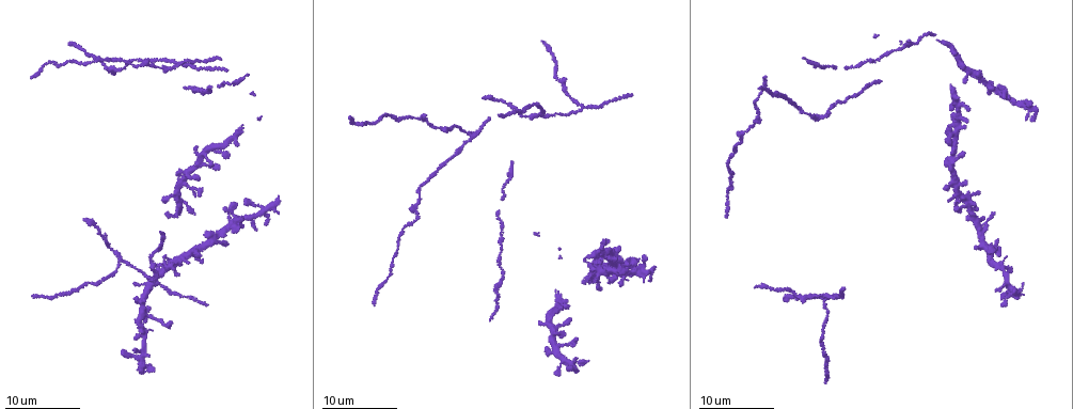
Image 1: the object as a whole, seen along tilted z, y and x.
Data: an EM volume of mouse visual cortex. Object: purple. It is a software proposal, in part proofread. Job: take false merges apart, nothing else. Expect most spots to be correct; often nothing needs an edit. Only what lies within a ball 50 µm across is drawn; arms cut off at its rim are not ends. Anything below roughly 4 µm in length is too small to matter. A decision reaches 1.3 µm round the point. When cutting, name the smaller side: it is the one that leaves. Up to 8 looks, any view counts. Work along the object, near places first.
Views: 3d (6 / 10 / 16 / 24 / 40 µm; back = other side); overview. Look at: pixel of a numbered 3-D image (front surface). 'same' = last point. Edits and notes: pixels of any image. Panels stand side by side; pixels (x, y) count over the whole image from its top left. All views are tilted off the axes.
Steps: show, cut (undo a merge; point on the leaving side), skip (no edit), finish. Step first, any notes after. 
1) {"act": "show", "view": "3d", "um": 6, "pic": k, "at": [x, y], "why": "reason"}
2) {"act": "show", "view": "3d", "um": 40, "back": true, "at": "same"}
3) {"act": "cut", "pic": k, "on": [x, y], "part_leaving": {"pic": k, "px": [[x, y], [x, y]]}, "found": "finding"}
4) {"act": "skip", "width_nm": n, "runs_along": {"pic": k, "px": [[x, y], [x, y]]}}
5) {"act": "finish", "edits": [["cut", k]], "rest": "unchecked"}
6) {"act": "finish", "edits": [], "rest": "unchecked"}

{"act": "show", "view": "3d", "um": 10, "pic": 1, "at": [576, 111], "why": "arms part here"}

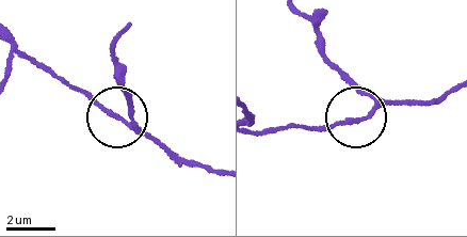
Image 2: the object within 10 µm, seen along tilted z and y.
{"act": "skip", "side_arm_um": 13, "found": "one neuron here"}

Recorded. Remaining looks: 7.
{"act": "show", "view": "3d", "um": 16, "pic": 1, "at": [119, 260], "why": "arms part here"}

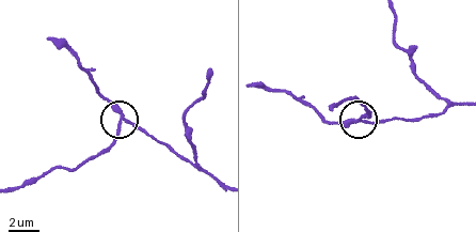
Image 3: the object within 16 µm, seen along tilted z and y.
{"act": "cut", "pic": 3, "on": [116, 138], "part_leaving": {"pic": 3, "px": [[122, 120], [113, 140], [96, 154], [17, 185]]}, "found": "a second neuron is stuck on"}

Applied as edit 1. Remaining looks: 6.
{"act": "show", "view": "overview"}

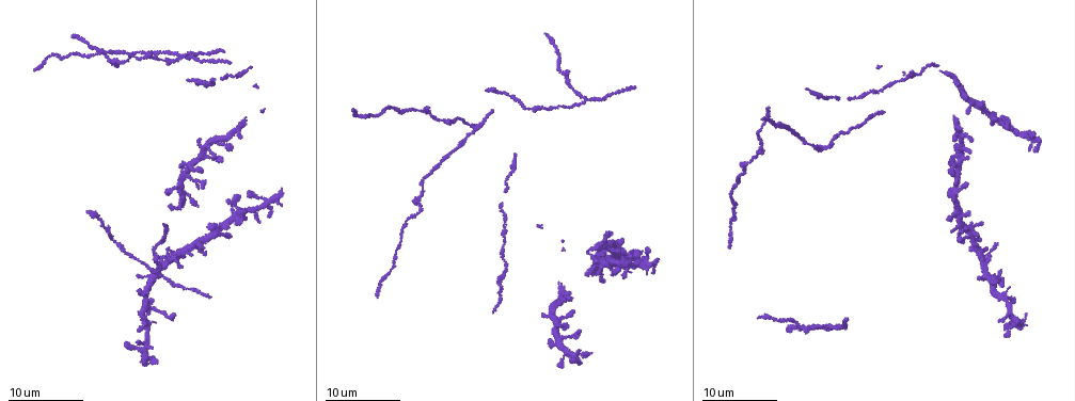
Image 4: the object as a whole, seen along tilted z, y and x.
{"act": "show", "view": "3d", "um": 10, "pic": 4, "at": [422, 210], "why": "calibre changes"}

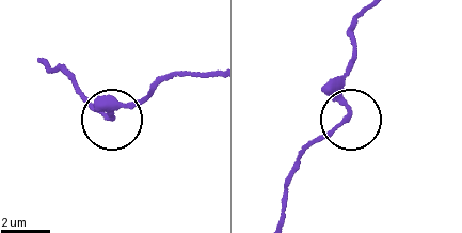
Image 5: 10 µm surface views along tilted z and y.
{"act": "show", "view": "3d", "um": 10, "back": true, "pic": 5, "at": [345, 116]}

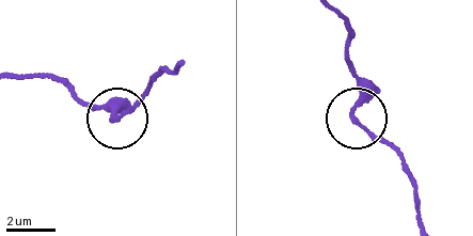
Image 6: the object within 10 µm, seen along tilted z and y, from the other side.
{"act": "skip", "runs_along": {"pic": 6, "px": [[344, 19], [356, 118], [406, 168]]}, "found": "one neuron here"}

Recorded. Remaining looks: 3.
{"act": "show", "view": "3d", "um": 10, "pic": 4, "at": [503, 232], "why": "narrows sharply"}

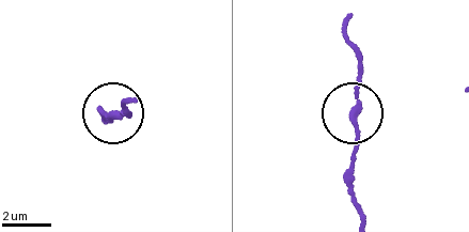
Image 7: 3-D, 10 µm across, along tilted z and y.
{"act": "skip", "found": "one neuron here"}

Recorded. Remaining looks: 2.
{"act": "finish", "edits": [["cut", 3]], "rest": "unchecked"}

